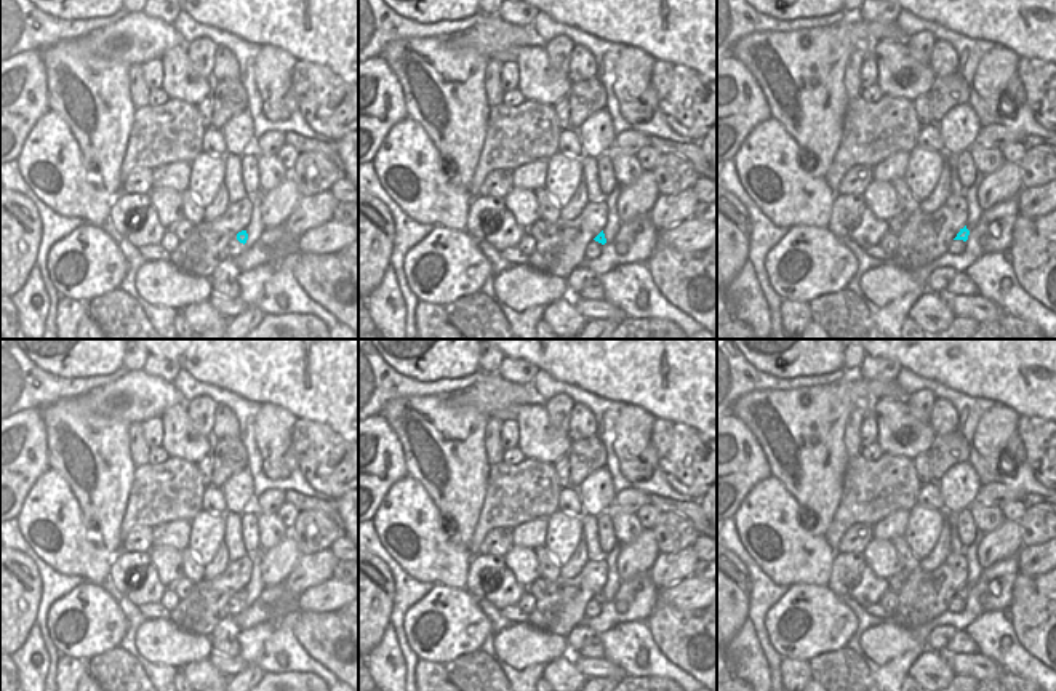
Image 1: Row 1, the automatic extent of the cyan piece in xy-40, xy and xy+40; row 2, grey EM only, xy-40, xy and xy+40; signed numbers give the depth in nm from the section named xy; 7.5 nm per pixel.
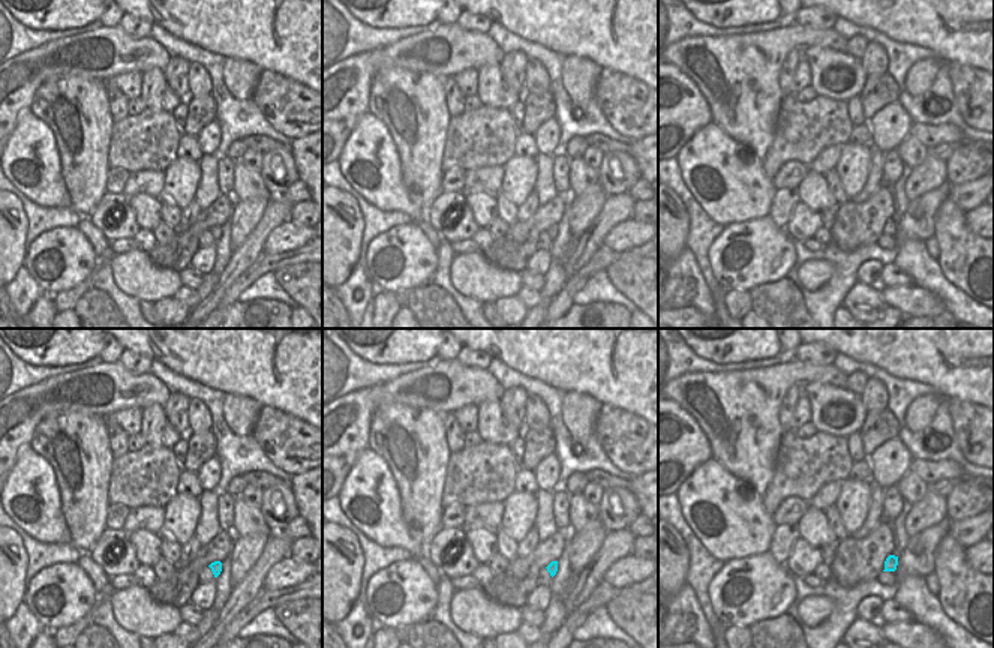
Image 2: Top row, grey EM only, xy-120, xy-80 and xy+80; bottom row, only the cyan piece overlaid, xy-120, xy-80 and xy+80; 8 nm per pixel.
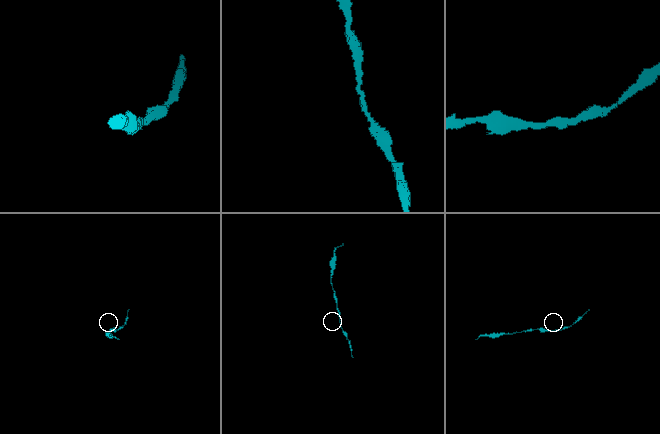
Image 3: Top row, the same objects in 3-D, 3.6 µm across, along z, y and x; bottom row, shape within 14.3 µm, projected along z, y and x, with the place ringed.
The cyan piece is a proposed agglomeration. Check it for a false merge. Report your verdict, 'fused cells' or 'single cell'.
single cell

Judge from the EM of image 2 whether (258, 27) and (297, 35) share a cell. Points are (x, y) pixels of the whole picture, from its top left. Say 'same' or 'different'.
same

